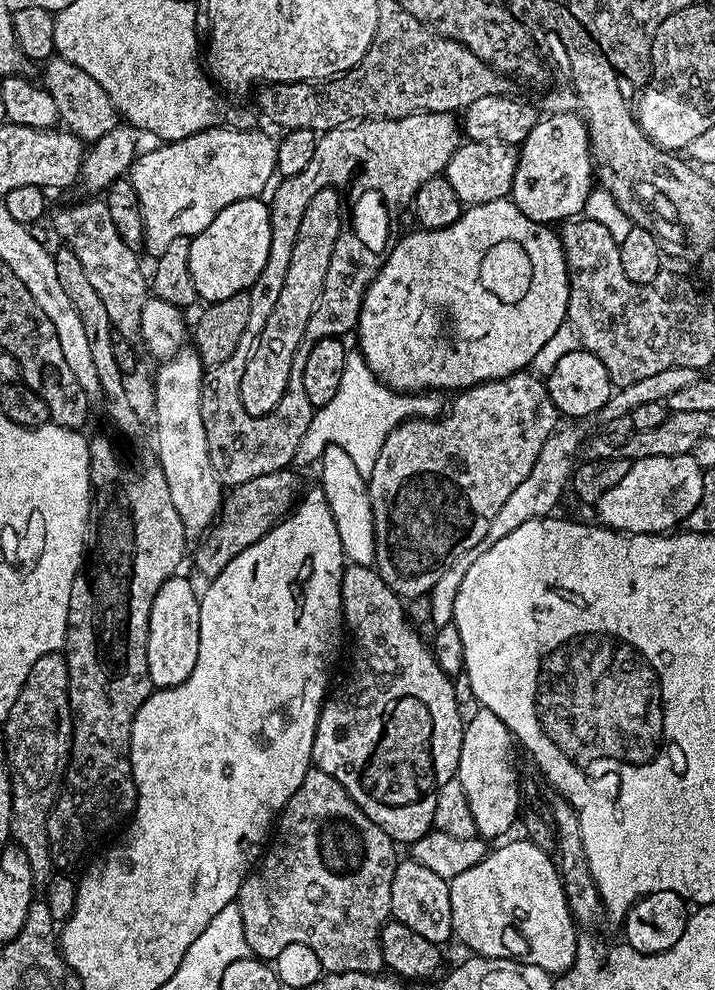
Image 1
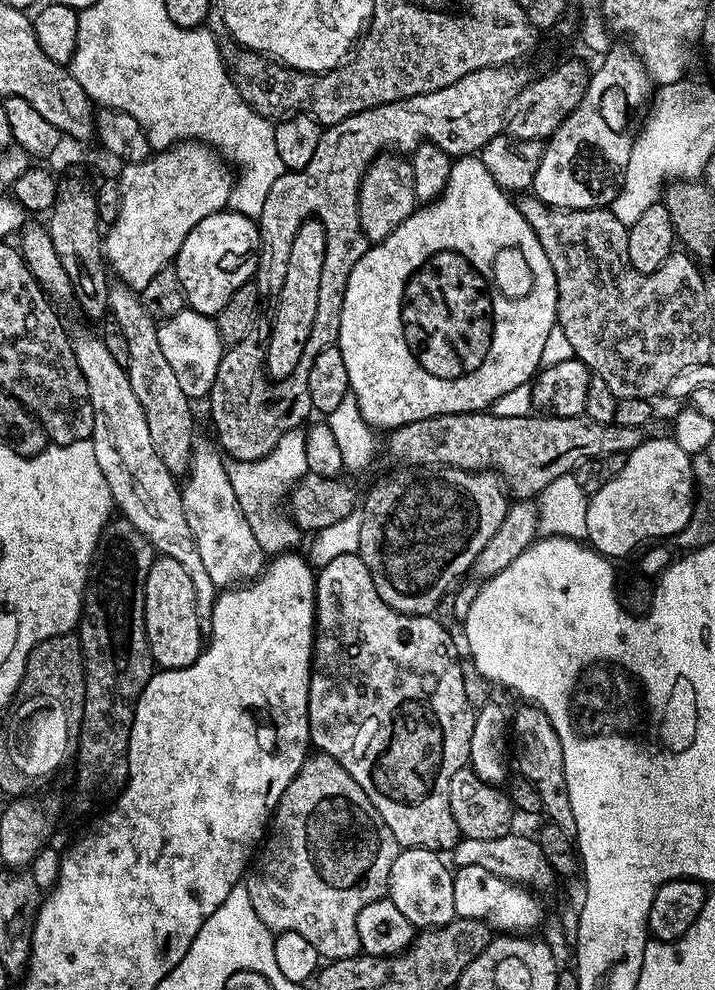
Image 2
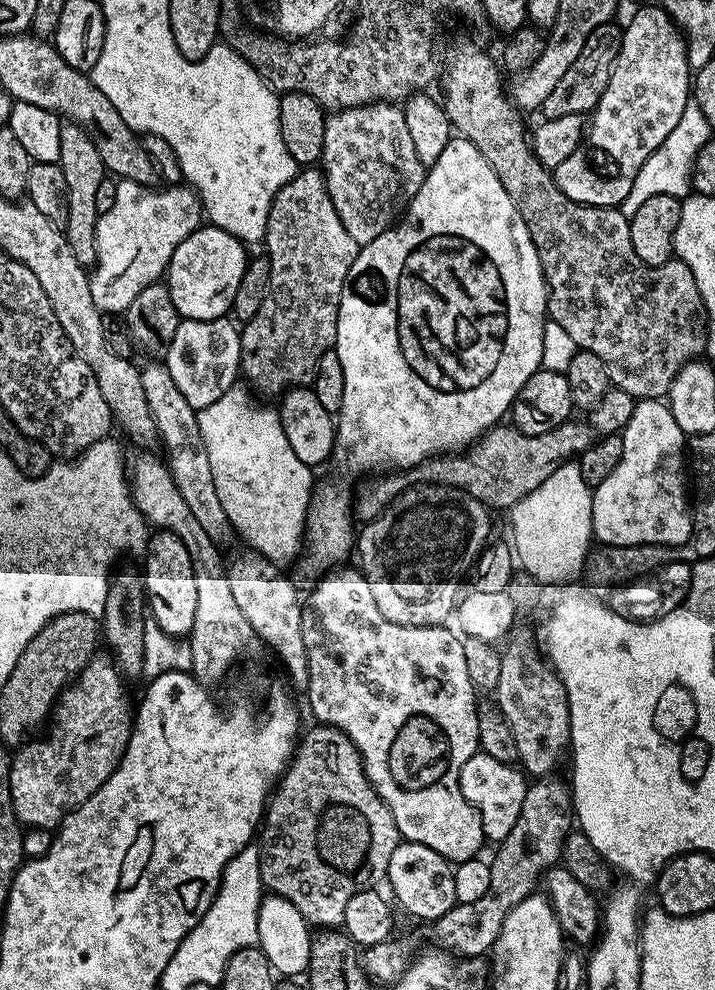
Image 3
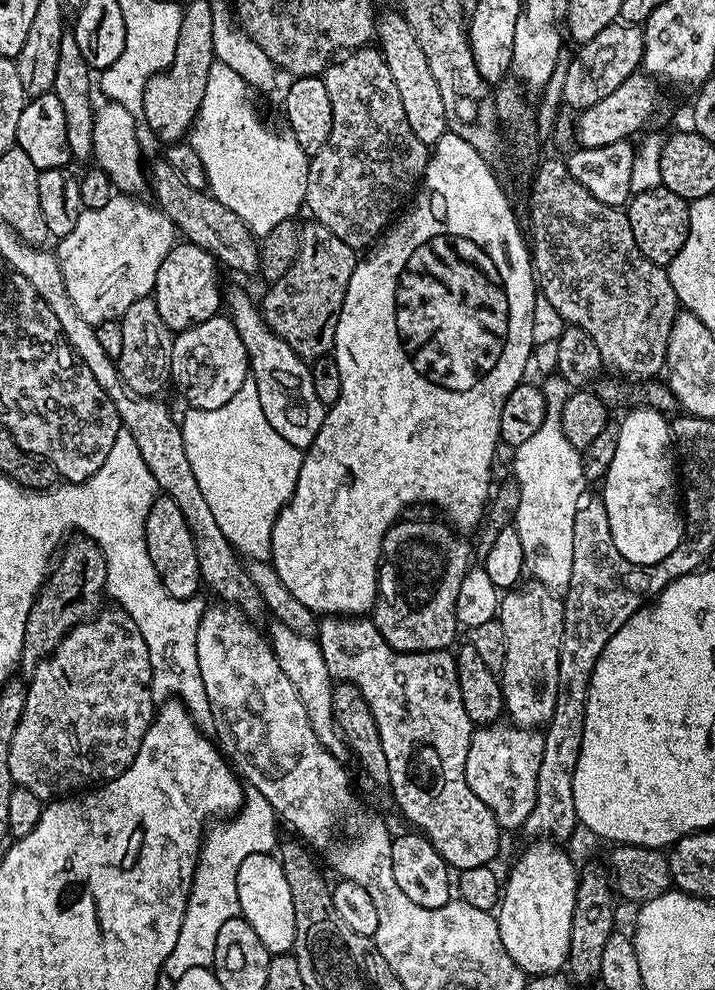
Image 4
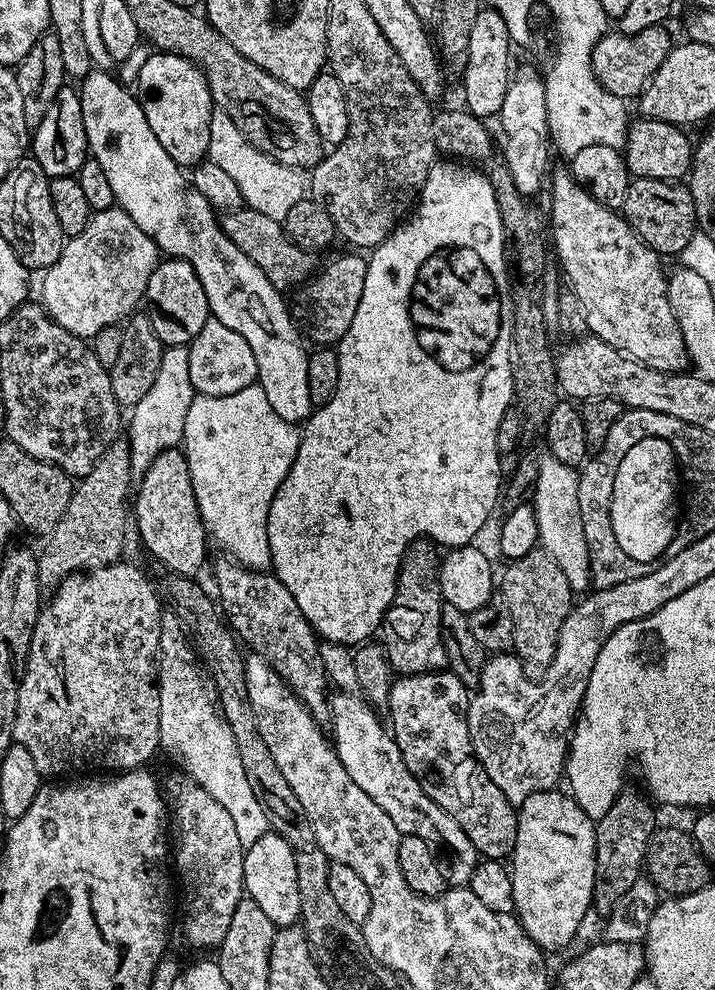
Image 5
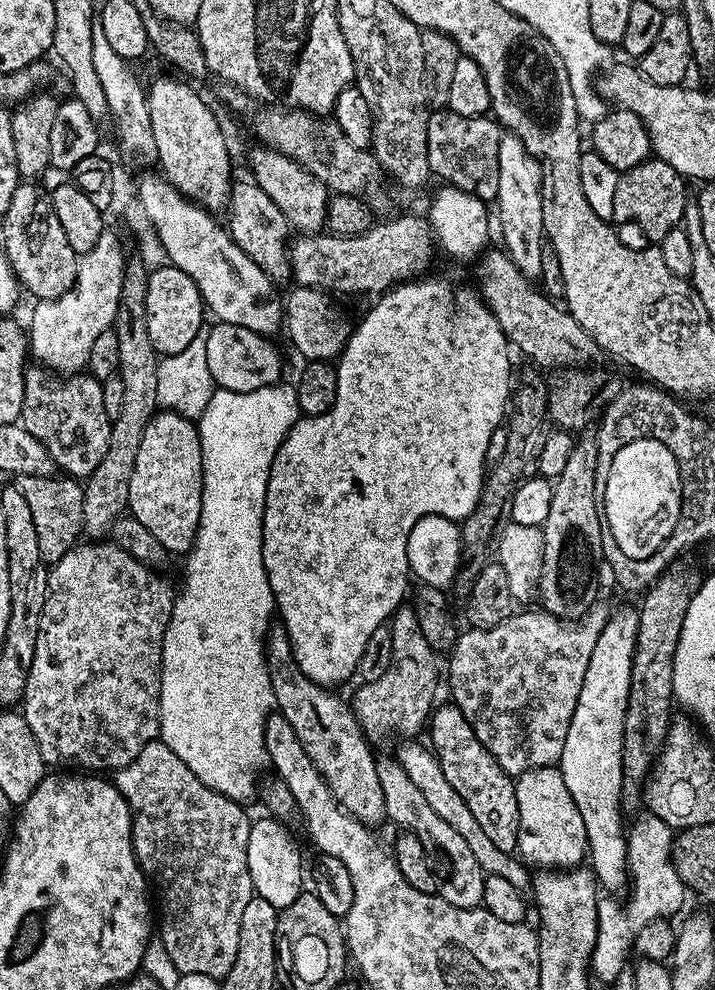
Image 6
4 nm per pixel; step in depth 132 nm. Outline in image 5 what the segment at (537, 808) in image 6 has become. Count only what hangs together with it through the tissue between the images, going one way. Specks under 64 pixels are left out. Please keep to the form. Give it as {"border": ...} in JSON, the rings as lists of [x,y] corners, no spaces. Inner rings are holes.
{"border":[[[549,790],[547,792],[539,792],[538,794],[530,794],[530,798],[526,798],[526,802],[518,805],[516,814],[516,841],[512,847],[510,857],[510,871],[512,873],[512,889],[514,890],[514,898],[512,906],[514,915],[520,921],[524,928],[524,933],[532,939],[533,943],[541,950],[549,950],[548,948],[564,948],[576,936],[576,931],[580,928],[580,923],[584,920],[588,908],[593,907],[592,891],[594,890],[594,882],[596,881],[596,825],[593,817],[587,816],[580,807],[576,805],[575,800],[567,791]]]}

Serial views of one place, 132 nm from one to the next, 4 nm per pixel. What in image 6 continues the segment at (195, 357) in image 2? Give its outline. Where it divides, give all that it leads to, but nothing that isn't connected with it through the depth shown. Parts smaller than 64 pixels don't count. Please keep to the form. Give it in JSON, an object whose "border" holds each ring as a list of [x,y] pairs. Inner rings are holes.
{"border":[[[223,322],[213,323],[213,328],[209,327],[206,332],[206,363],[210,366],[210,374],[212,375],[212,383],[217,389],[225,388],[231,392],[249,392],[250,390],[258,390],[262,386],[270,386],[277,383],[281,379],[280,376],[280,352],[272,345],[273,341],[267,336],[258,334],[254,330],[246,330],[246,326],[234,326],[233,324],[225,324]]]}

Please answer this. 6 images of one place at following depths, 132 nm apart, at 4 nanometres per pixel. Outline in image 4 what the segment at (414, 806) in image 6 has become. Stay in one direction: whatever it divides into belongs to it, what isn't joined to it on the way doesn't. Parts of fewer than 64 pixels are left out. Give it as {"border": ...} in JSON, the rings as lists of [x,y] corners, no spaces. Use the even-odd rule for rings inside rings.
{"border":[[[277,622],[272,626],[272,629],[267,629],[266,635],[271,643],[272,652],[278,658],[278,666],[282,666],[294,690],[298,690],[298,698],[302,698],[302,706],[306,706],[306,718],[310,718],[314,734],[318,734],[325,748],[335,749],[336,740],[338,744],[338,729],[336,713],[332,710],[334,681],[330,670],[326,670],[326,658],[322,658],[319,639],[296,634],[289,626]]]}

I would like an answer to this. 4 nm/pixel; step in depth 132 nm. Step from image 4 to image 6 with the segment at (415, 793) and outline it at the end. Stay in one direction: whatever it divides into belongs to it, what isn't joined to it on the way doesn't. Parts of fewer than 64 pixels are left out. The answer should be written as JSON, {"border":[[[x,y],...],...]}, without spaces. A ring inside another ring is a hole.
{"border":[[[441,703],[430,717],[430,732],[432,728],[430,744],[441,764],[442,772],[447,782],[450,782],[454,790],[462,796],[463,801],[474,814],[474,818],[482,826],[483,832],[494,842],[495,846],[498,846],[499,850],[515,853],[520,829],[516,780],[504,772],[502,766],[498,766],[496,759],[490,754],[490,750],[486,750],[486,746],[478,742],[462,710],[457,708],[455,703],[447,703],[444,705]]]}

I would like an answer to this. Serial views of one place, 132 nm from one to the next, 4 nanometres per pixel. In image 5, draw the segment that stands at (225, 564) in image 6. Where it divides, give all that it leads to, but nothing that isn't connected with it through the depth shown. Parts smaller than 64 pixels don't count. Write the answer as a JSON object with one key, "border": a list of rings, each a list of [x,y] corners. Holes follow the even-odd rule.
{"border":[[[254,383],[250,386],[246,386],[242,390],[238,390],[238,394],[226,394],[225,396],[202,396],[197,394],[190,402],[190,414],[186,414],[182,451],[188,463],[188,469],[190,470],[194,494],[196,495],[198,506],[200,507],[200,517],[204,520],[204,526],[209,537],[211,537],[215,543],[217,540],[217,542],[225,548],[221,549],[223,549],[231,559],[237,560],[239,564],[244,565],[246,568],[268,570],[272,567],[272,555],[270,554],[270,542],[268,541],[270,502],[274,498],[278,486],[286,478],[286,474],[298,454],[300,434],[301,429],[297,427],[297,425],[286,422],[282,418],[278,418],[278,414],[274,414],[274,406],[270,406],[270,402],[266,398],[266,390],[262,390],[259,383]]]}

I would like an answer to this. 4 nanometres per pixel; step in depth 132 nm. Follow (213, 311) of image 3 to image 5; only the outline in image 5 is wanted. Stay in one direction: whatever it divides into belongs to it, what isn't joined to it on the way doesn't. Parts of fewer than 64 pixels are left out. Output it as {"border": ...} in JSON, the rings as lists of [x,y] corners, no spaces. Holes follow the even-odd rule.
{"border":[[[164,258],[157,263],[150,274],[150,282],[144,291],[144,300],[148,308],[146,314],[154,326],[154,334],[165,346],[187,346],[191,344],[198,330],[206,326],[210,318],[206,290],[194,274],[194,266],[185,260]]]}

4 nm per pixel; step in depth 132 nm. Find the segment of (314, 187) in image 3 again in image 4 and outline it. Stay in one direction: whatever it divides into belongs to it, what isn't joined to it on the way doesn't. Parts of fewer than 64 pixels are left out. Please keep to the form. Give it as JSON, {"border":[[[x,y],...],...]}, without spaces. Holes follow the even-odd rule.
{"border":[[[310,220],[307,221],[307,225],[303,225],[300,231],[300,246],[299,246],[299,254],[296,256],[296,260],[291,264],[290,267],[287,268],[286,274],[282,276],[282,278],[273,281],[269,286],[268,290],[262,300],[260,300],[260,309],[263,314],[264,320],[270,326],[272,332],[278,334],[283,340],[290,346],[292,350],[296,354],[298,354],[301,358],[303,358],[306,362],[311,362],[317,360],[319,357],[324,357],[329,355],[336,343],[336,330],[337,330],[337,318],[341,312],[342,302],[345,301],[346,296],[346,288],[349,286],[350,278],[353,276],[353,270],[355,270],[358,263],[358,254],[357,251],[347,246],[346,242],[342,242],[340,238],[336,234],[330,232],[330,230],[326,229],[326,226],[322,226],[320,223]]]}

